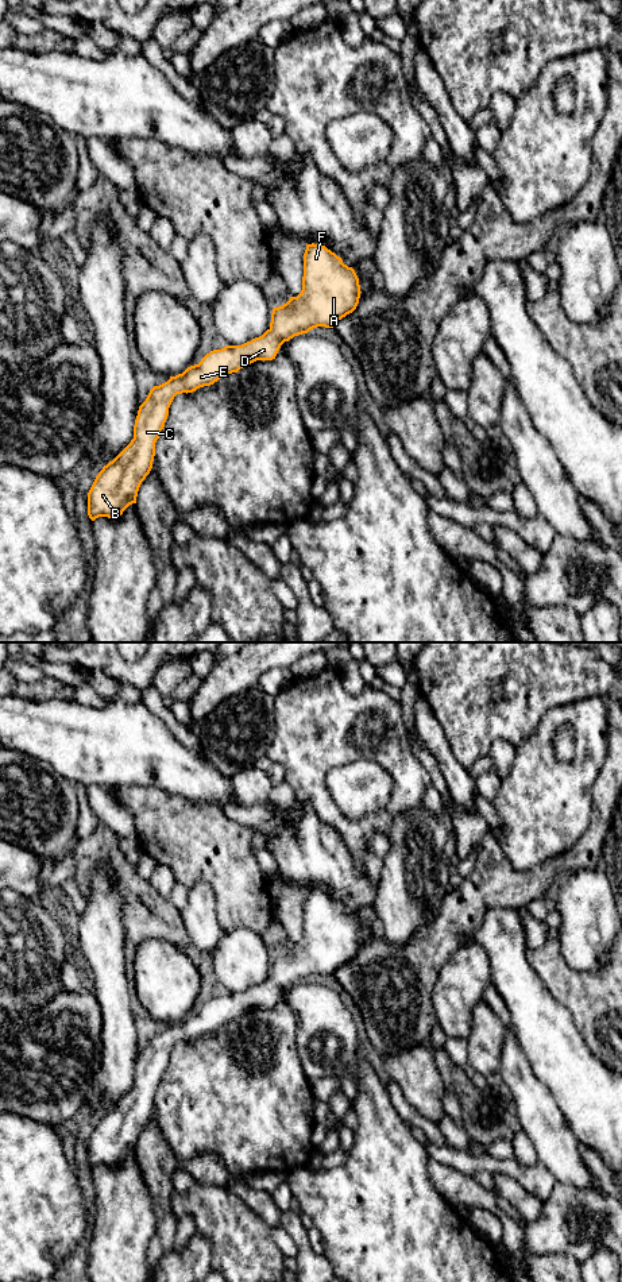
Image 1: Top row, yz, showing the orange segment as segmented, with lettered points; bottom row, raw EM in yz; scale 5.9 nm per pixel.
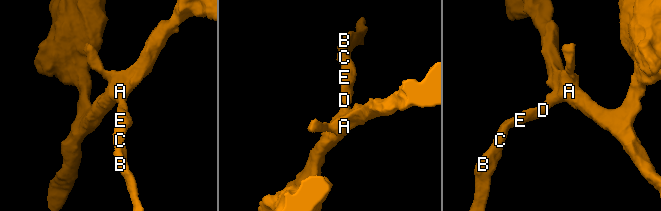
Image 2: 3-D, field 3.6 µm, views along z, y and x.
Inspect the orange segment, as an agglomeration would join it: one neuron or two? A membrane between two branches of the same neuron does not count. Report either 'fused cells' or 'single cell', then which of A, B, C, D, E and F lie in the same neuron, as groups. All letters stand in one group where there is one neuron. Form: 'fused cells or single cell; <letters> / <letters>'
single cell; A B C D E F

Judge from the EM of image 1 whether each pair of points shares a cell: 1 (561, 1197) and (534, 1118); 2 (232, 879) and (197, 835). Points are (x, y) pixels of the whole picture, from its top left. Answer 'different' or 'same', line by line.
1: different
2: same

